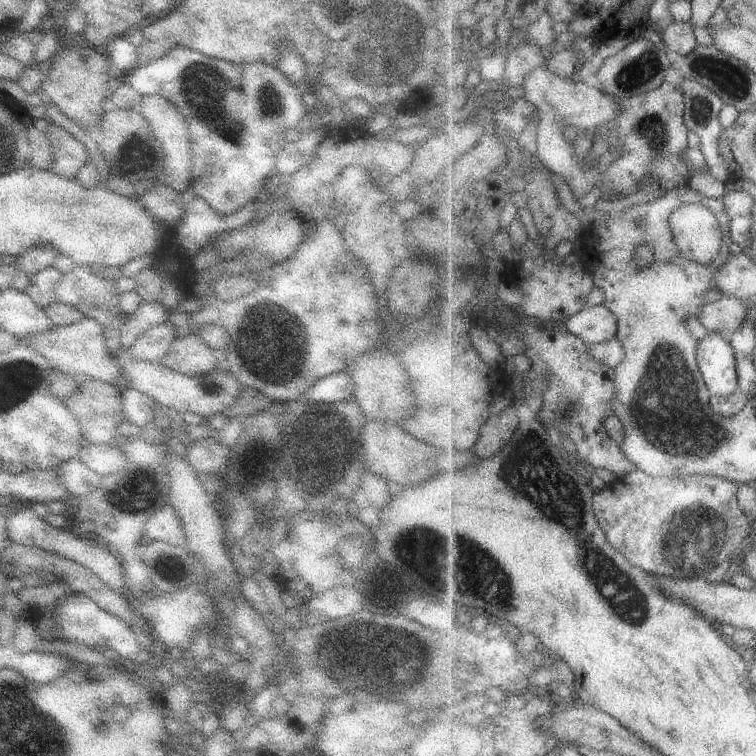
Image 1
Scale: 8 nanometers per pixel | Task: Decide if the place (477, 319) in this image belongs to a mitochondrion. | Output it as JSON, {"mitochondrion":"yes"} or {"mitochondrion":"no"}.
{"mitochondrion":"no"}

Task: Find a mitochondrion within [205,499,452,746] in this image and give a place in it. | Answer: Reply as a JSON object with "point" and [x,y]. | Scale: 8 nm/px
{"point":[389,658]}

